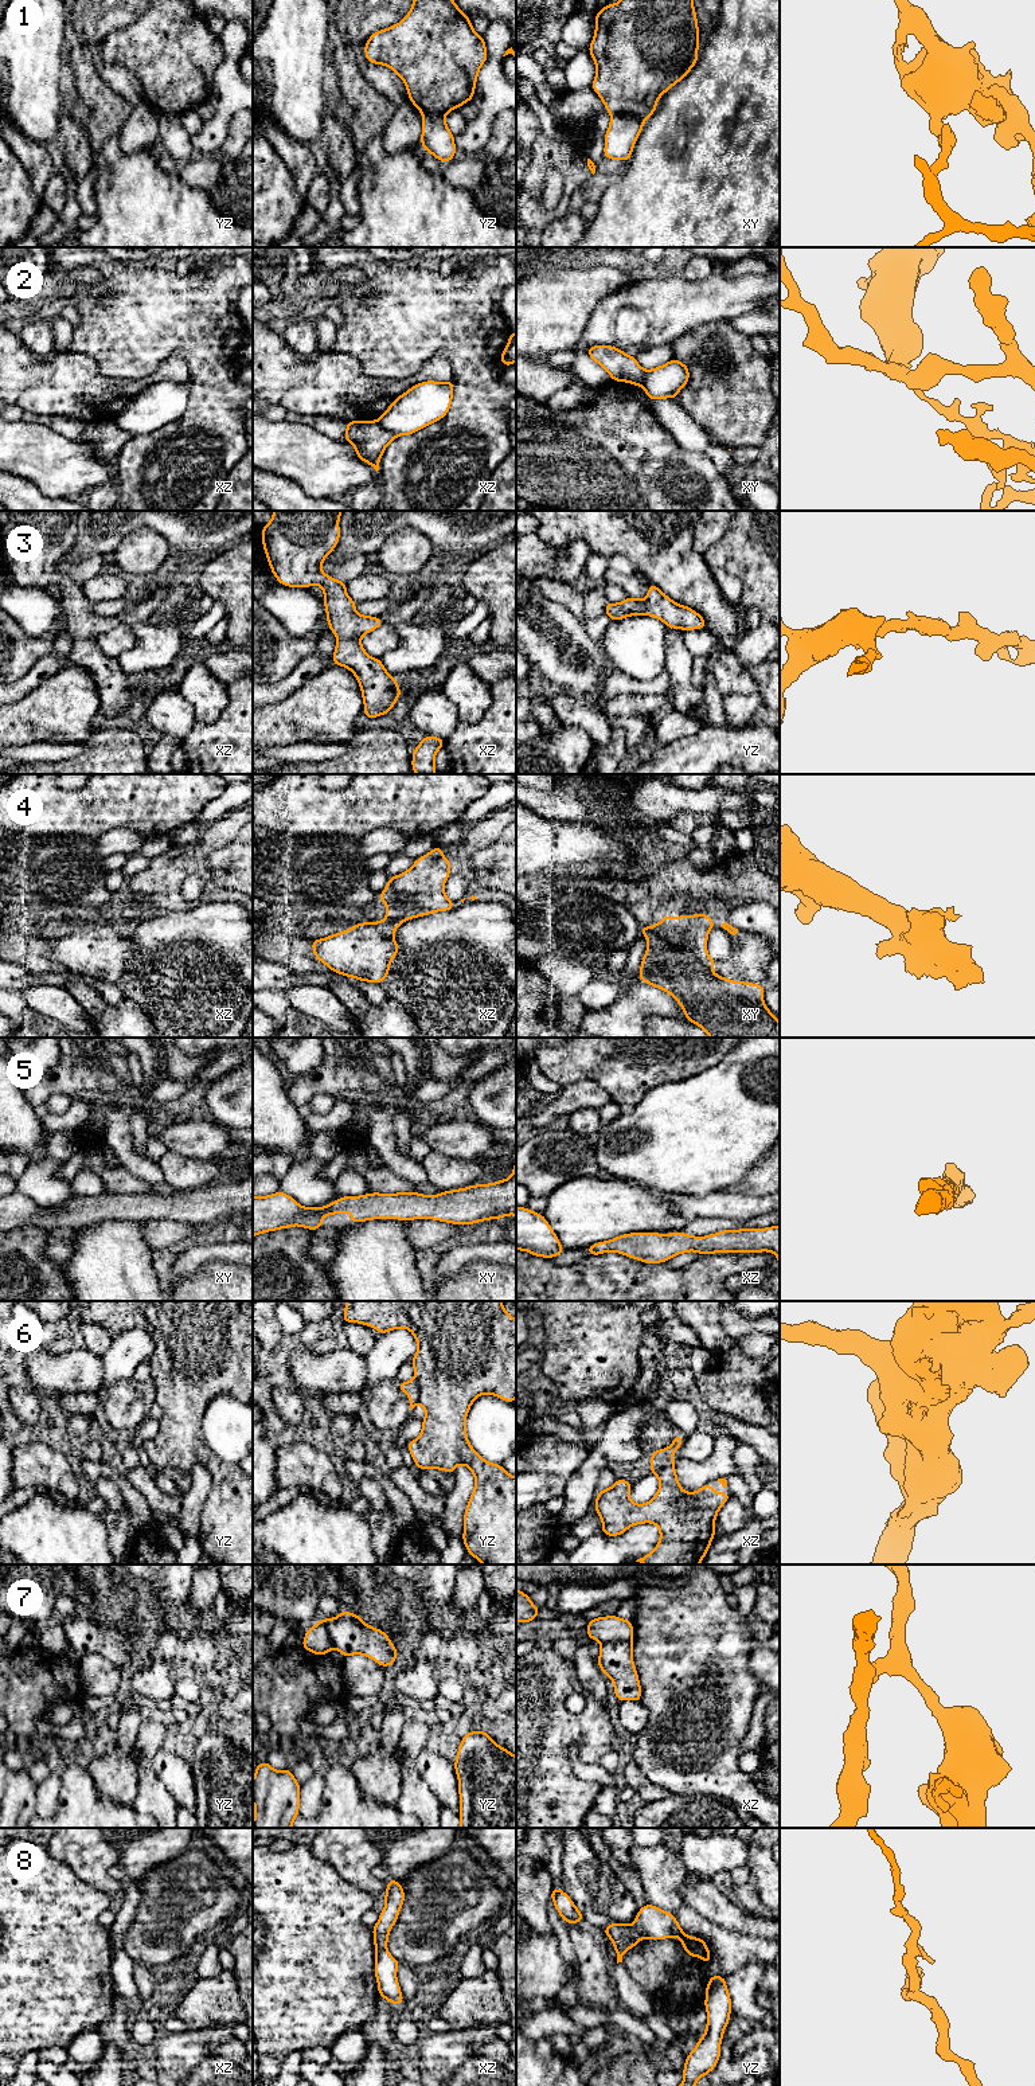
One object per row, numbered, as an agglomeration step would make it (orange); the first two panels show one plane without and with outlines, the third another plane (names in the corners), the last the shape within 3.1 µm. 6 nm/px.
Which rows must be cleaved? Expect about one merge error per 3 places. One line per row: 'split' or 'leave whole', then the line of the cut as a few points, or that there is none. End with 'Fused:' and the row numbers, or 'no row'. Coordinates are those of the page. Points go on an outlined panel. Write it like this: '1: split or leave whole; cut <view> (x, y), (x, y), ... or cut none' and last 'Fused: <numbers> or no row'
1: split; cut xy (612, 114), (632, 114), (643, 121)
2: split; cut xz (378, 421), (395, 436)
3: leave whole; cut none
4: split; cut xz (394, 877), (394, 889), (398, 893), (407, 894), (432, 911)
5: leave whole; cut none
6: split; cut yz (413, 1379), (418, 1390), (420, 1402)
7: split; cut xz (631, 1640), (602, 1643)
8: split; cut yz (633, 1924), (641, 1937)
Fused: 1, 2, 4, 6, 7, 8

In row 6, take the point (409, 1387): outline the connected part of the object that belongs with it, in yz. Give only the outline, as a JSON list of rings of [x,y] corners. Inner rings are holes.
[[[414,1379],[411,1382],[398,1382],[398,1387],[409,1395],[410,1410],[413,1410],[419,1403],[419,1390],[417,1382]]]

